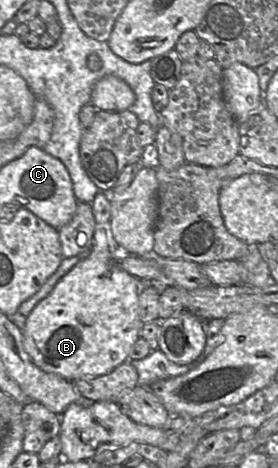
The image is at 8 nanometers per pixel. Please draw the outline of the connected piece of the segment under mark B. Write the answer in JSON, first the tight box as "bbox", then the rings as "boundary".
{"bbox":[22,224,143,382],"boundary":[[[96,224],[93,245],[89,255],[85,259],[78,262],[76,266],[74,266],[65,276],[63,276],[54,287],[53,291],[46,298],[42,299],[28,315],[25,326],[22,330],[23,344],[26,352],[30,356],[32,362],[43,371],[57,374],[72,382],[83,378],[108,374],[116,367],[129,360],[129,353],[137,339],[141,336],[143,323],[139,317],[140,292],[141,280],[130,275],[128,272],[117,266],[110,251],[106,231],[104,230],[102,224]]]}

